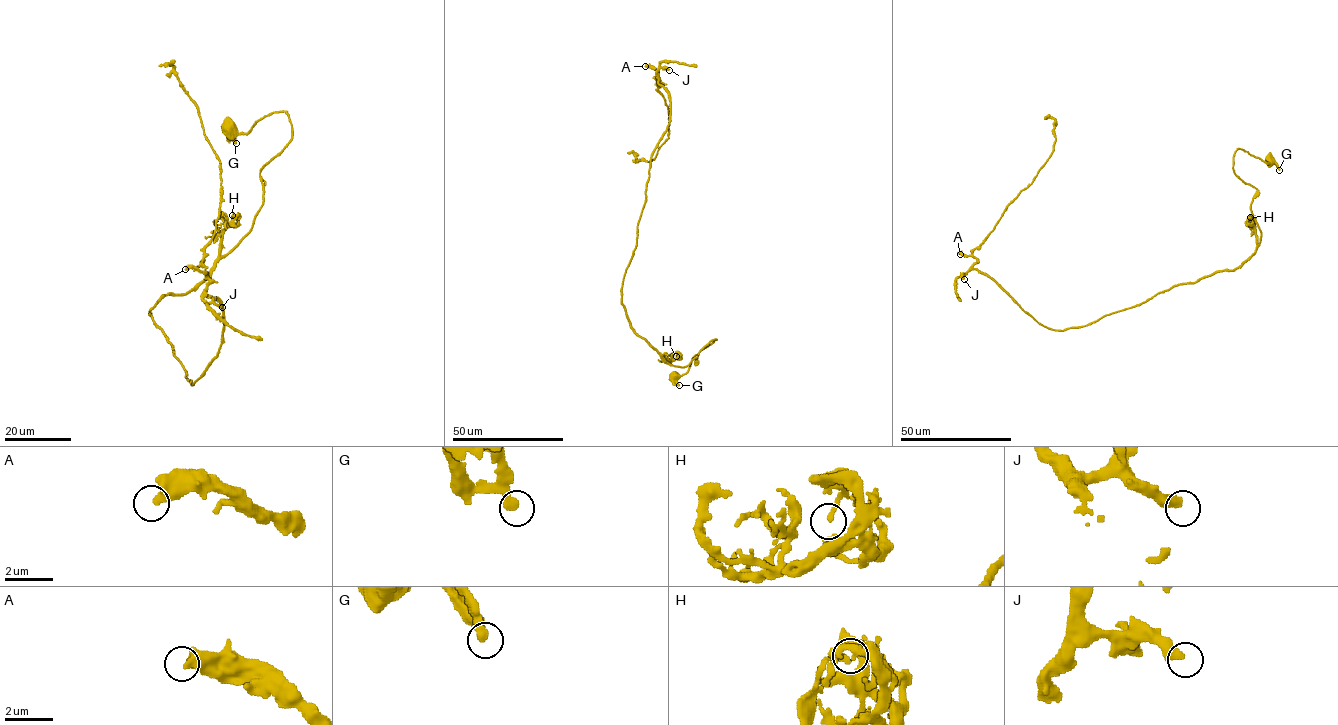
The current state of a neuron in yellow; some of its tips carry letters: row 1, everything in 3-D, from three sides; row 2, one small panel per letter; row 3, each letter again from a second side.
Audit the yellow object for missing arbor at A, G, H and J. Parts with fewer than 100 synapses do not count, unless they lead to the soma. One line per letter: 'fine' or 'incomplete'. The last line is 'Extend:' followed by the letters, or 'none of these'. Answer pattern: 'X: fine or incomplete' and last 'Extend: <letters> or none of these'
A: fine
G: fine
H: fine
J: fine
Extend: none of these

